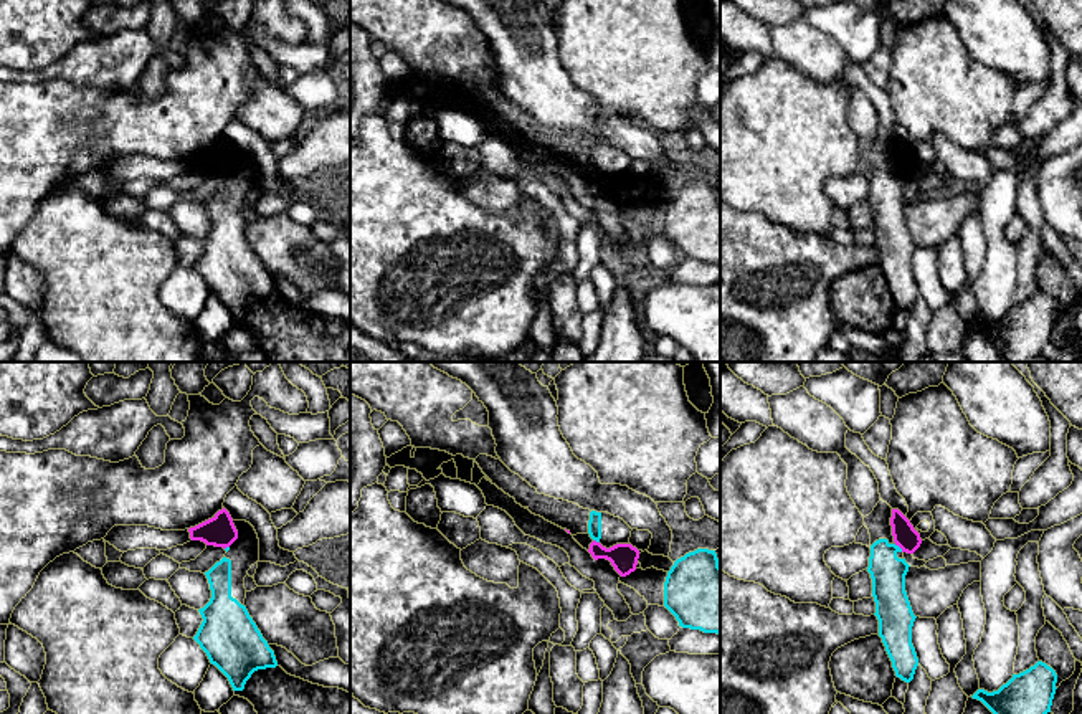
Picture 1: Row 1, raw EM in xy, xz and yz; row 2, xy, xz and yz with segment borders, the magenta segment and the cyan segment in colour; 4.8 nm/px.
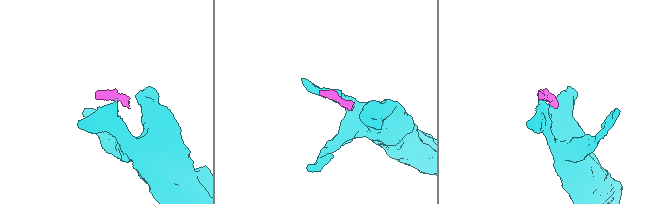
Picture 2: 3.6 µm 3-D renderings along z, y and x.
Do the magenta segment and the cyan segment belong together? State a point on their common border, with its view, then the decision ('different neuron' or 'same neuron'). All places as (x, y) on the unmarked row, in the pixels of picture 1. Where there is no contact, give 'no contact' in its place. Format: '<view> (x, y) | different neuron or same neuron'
yz (899, 176) | different neuron

